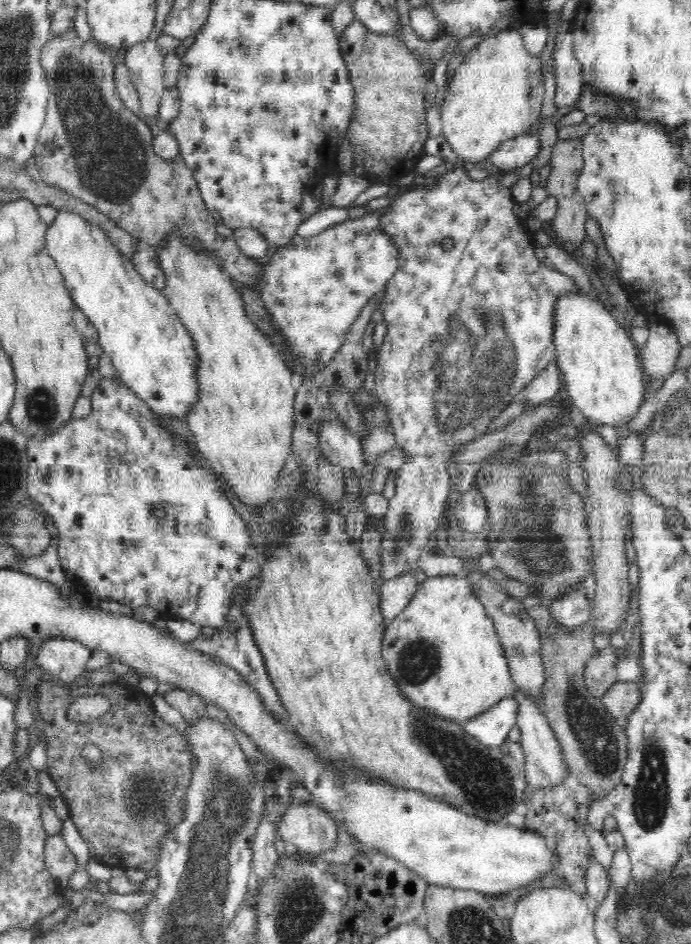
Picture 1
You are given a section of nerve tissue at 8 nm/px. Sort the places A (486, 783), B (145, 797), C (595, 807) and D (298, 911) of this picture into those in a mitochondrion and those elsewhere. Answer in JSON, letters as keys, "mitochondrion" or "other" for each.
{"A":"mitochondrion","B":"mitochondrion","C":"other","D":"mitochondrion"}

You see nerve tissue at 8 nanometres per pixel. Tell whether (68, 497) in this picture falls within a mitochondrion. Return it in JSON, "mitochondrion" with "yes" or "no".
{"mitochondrion":"no"}

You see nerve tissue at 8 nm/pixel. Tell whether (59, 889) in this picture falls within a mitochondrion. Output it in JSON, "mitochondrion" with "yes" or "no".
{"mitochondrion":"no"}

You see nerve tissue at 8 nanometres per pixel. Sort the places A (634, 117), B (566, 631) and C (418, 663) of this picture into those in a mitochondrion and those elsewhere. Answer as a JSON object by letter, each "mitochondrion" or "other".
{"A":"other","B":"other","C":"mitochondrion"}

